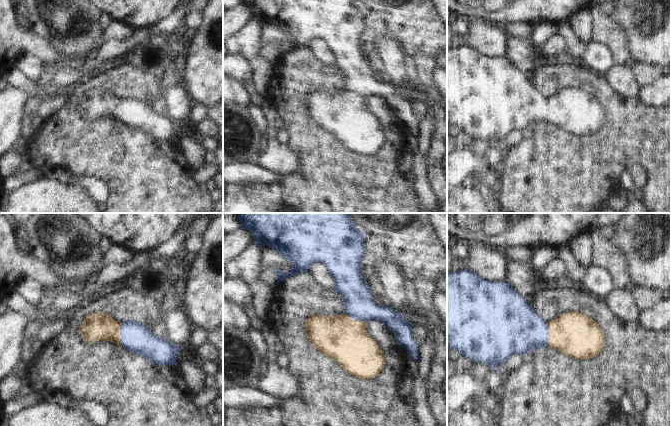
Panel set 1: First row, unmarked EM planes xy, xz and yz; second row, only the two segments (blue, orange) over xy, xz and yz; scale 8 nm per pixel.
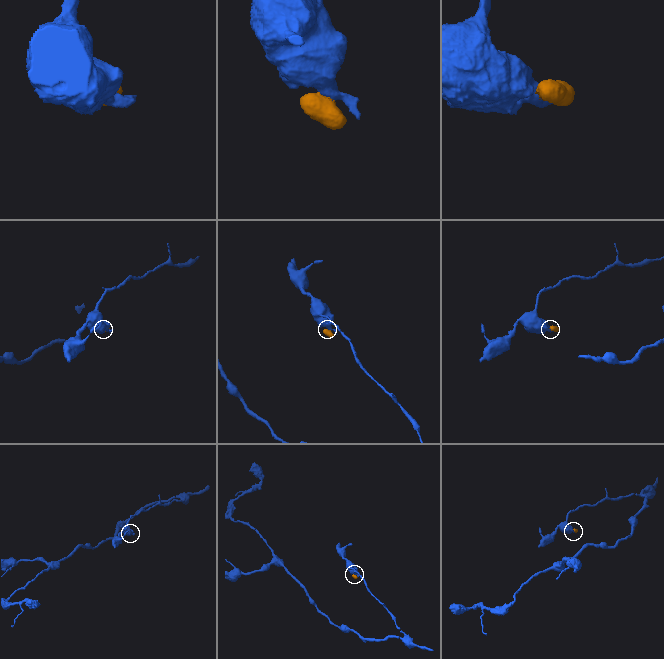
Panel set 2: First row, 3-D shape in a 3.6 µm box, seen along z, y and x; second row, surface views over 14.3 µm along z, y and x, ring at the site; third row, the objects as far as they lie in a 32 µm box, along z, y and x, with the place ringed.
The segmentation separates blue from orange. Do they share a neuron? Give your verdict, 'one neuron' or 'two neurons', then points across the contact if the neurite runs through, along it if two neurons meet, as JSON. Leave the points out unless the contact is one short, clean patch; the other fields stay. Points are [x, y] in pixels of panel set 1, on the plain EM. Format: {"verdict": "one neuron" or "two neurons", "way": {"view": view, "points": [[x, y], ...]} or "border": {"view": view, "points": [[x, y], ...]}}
{"verdict": "one neuron", "way": {"view": "xy", "points": [[138, 115], [131, 111], [120, 111], [115, 107], [96, 103]]}}

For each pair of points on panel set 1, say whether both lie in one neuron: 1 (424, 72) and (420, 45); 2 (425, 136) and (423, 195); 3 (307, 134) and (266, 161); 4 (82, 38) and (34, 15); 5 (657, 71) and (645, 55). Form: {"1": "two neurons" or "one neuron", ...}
{"1": "two neurons", "2": "one neuron", "3": "two neurons", "4": "one neuron", "5": "two neurons"}

